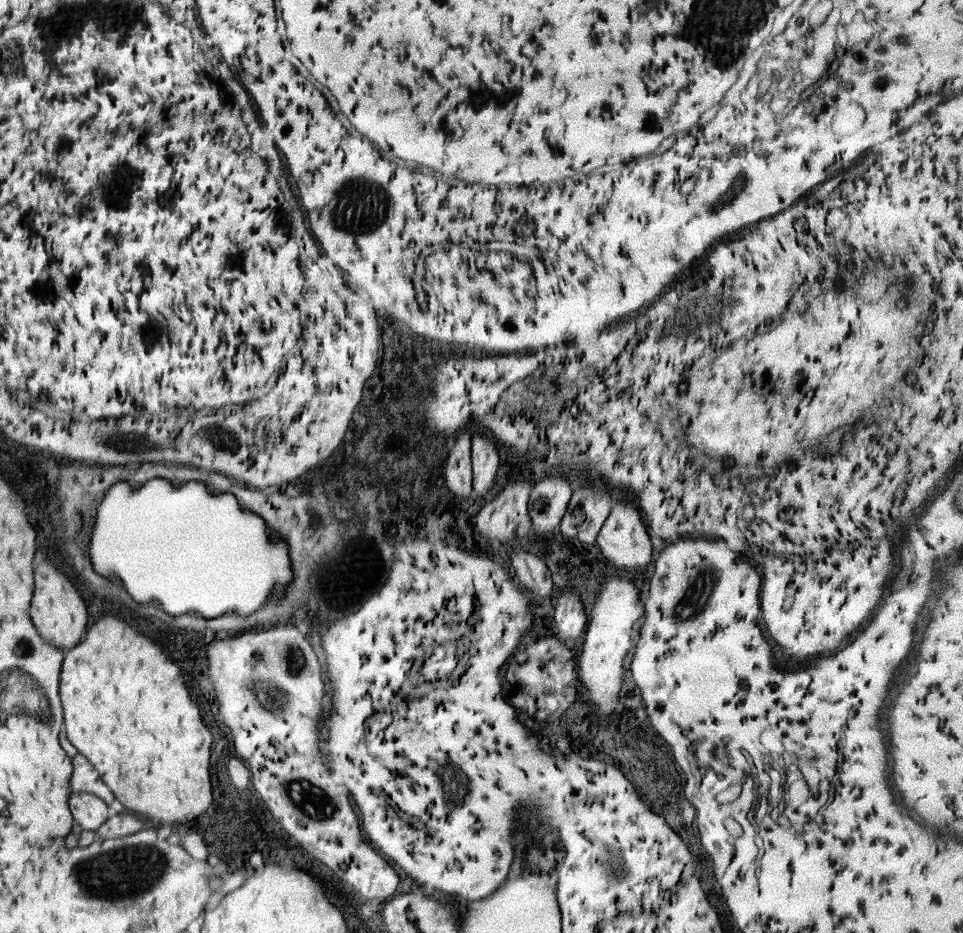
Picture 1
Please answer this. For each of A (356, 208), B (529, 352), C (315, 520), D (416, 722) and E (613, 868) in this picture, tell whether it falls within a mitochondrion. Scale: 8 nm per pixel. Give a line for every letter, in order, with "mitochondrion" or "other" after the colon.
A: mitochondrion
B: other
C: other
D: other
E: mitochondrion

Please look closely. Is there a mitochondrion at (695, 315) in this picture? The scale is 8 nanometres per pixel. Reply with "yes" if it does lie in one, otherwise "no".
yes

